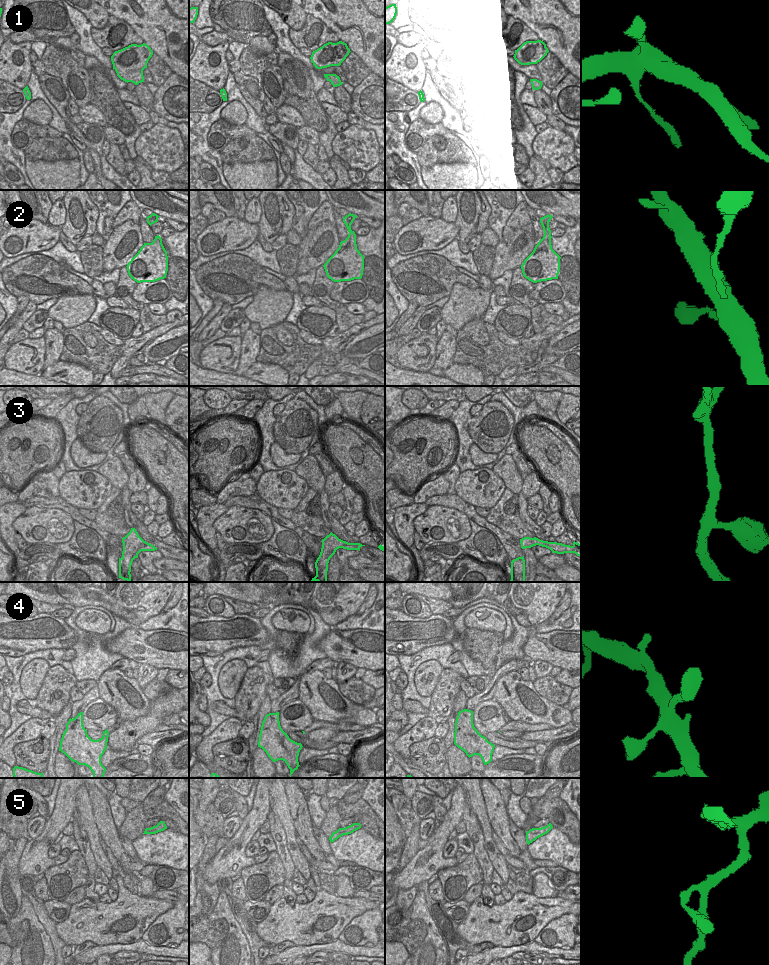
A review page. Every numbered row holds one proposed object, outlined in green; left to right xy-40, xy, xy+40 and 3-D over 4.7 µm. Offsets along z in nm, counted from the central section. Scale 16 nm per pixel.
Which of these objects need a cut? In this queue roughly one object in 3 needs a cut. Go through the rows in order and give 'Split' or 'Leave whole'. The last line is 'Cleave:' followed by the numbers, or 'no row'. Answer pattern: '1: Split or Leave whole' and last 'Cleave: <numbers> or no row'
1: Leave whole
2: Split
3: Leave whole
4: Leave whole
5: Leave whole
Cleave: 2.

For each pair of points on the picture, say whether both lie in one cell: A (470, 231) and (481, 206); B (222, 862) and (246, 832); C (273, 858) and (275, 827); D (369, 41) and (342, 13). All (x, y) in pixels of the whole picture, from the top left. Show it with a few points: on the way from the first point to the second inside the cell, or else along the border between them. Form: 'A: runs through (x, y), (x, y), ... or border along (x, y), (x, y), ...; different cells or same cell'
A: runs through (470, 225), (476, 212); same cell
B: runs through (231, 857), (242, 847), (242, 841); same cell
C: border along (275, 851), (282, 864), (284, 873); different cells
D: runs through (363, 34), (349, 20); same cell

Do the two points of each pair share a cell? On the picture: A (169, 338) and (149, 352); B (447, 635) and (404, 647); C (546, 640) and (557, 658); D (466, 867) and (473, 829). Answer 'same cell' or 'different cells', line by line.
A: same cell
B: same cell
C: same cell
D: different cells

